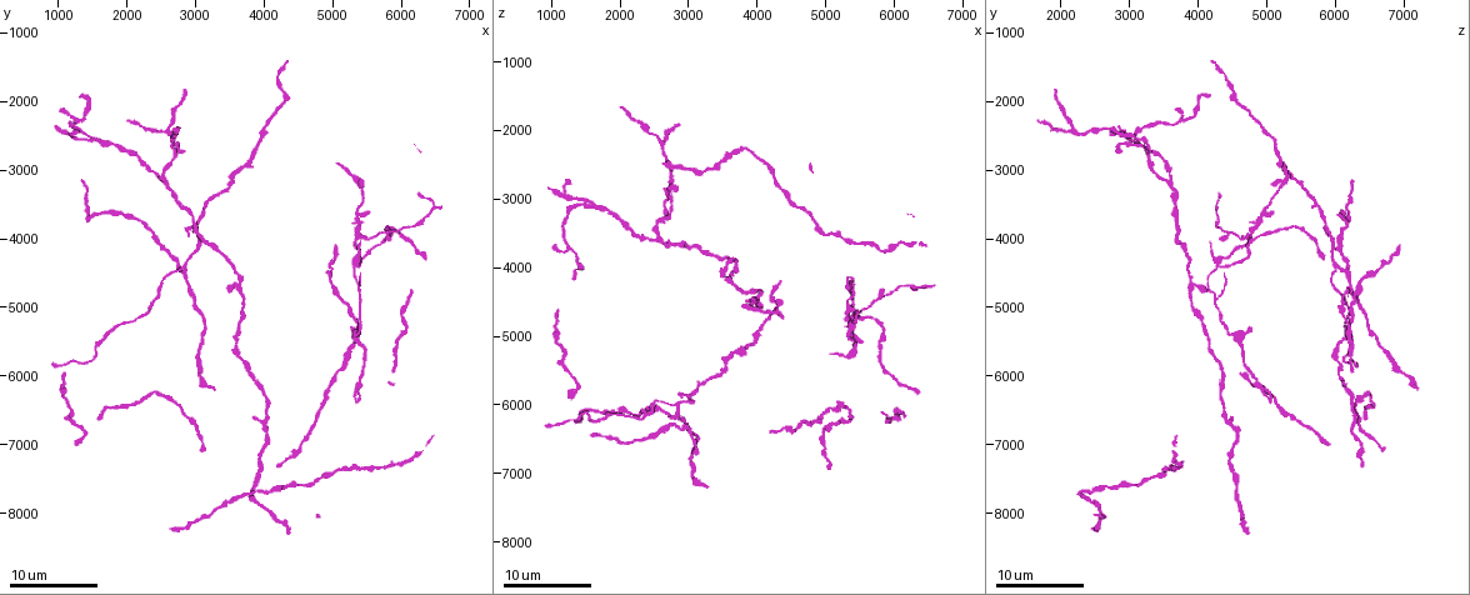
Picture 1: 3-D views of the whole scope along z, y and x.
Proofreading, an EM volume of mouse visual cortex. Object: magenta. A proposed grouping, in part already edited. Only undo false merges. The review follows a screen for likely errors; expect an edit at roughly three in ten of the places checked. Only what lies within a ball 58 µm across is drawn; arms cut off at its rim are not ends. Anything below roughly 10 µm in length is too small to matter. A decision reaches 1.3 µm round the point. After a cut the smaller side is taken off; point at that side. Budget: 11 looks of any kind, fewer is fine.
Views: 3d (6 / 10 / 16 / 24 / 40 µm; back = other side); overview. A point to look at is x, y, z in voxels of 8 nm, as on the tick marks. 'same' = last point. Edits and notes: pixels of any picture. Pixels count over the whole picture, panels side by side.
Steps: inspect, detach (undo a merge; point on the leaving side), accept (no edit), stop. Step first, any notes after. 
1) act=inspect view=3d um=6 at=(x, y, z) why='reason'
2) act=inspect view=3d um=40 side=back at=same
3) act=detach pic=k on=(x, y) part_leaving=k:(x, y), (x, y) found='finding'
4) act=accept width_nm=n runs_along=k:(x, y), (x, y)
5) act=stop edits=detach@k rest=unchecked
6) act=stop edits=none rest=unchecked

act=inspect view=3d um=6 at=(2550, 3150, 3600) why='a fork'

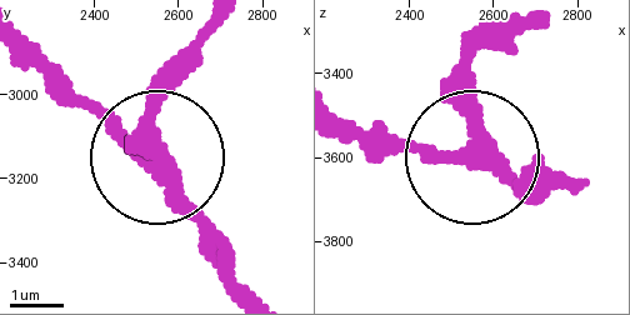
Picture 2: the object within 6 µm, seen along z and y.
act=accept side_arm_um=23 runs_along=2:(244, 283), (163, 161), (149, 85) found='one cell here'

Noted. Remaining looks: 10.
act=inspect view=3d um=10 at=(3650, 5250, 4050)

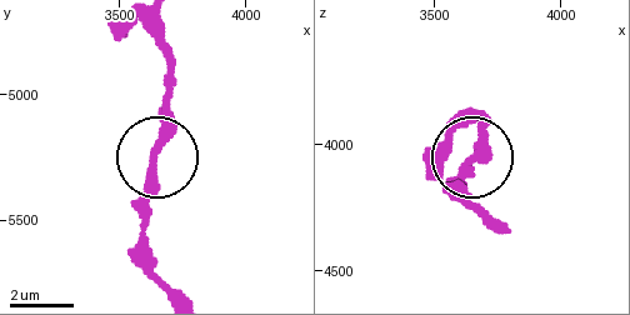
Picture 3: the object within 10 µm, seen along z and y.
act=accept width_nm=260 runs_along=3:(158, 151), (165, 93) found='all the same cell'

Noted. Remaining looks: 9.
act=inspect view=3d um=10 at=(5350, 4350, 4300) why='four or more arms meet'

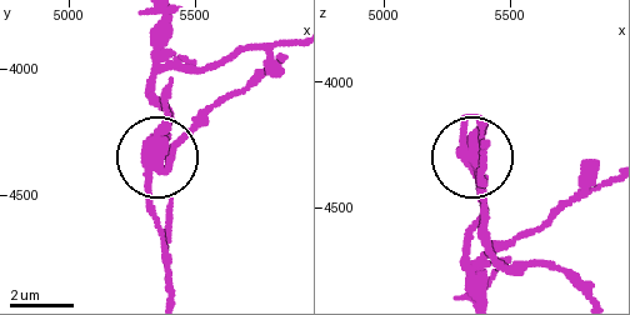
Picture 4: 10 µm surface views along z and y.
act=detach pic=4 on=(150, 190) side_arm_um=20 part_leaving=4:(156, 150), (149, 204), (165, 253), (165, 293) found='a second cell is stuck on'

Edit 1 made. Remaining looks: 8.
act=inspect view=overview why='see it whole again'

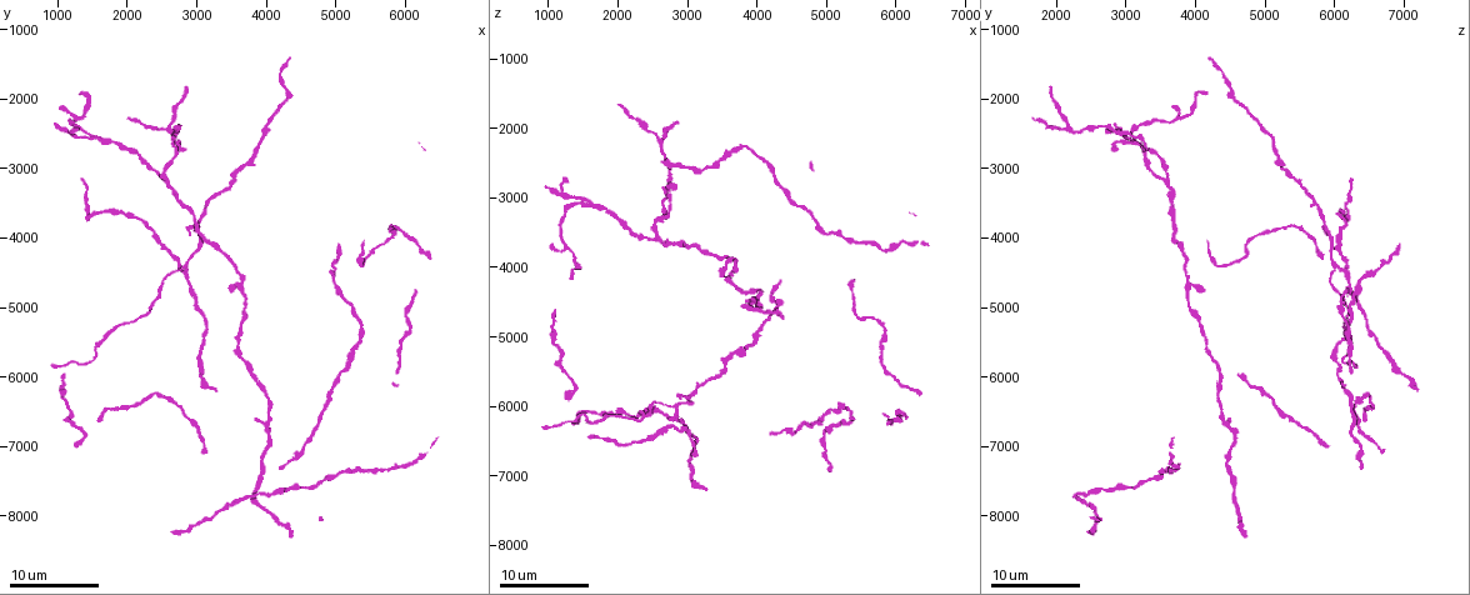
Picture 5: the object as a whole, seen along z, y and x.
act=inspect view=3d um=6 at=(2650, 2550, 3050)

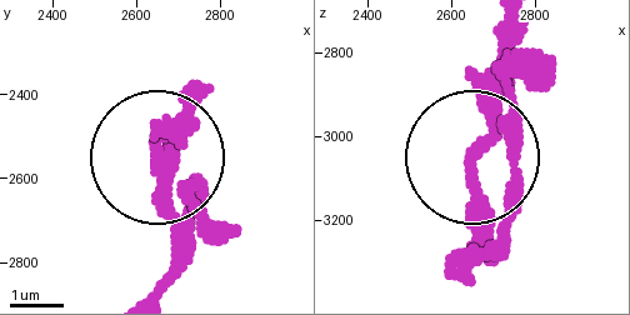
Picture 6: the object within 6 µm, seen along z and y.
act=accept found='all the same cell'

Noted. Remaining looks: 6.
act=inspect view=3d um=6 at=(2850, 4400, 6050) why='three-way junction'

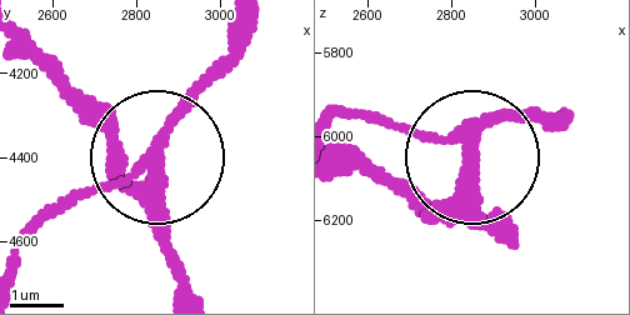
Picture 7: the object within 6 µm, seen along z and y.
act=detach pic=7 on=(80, 198) width_nm=250 found='a second cell is stuck on'

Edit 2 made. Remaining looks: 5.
act=stop edits=detach@4,detach@7 rest=unchecked

